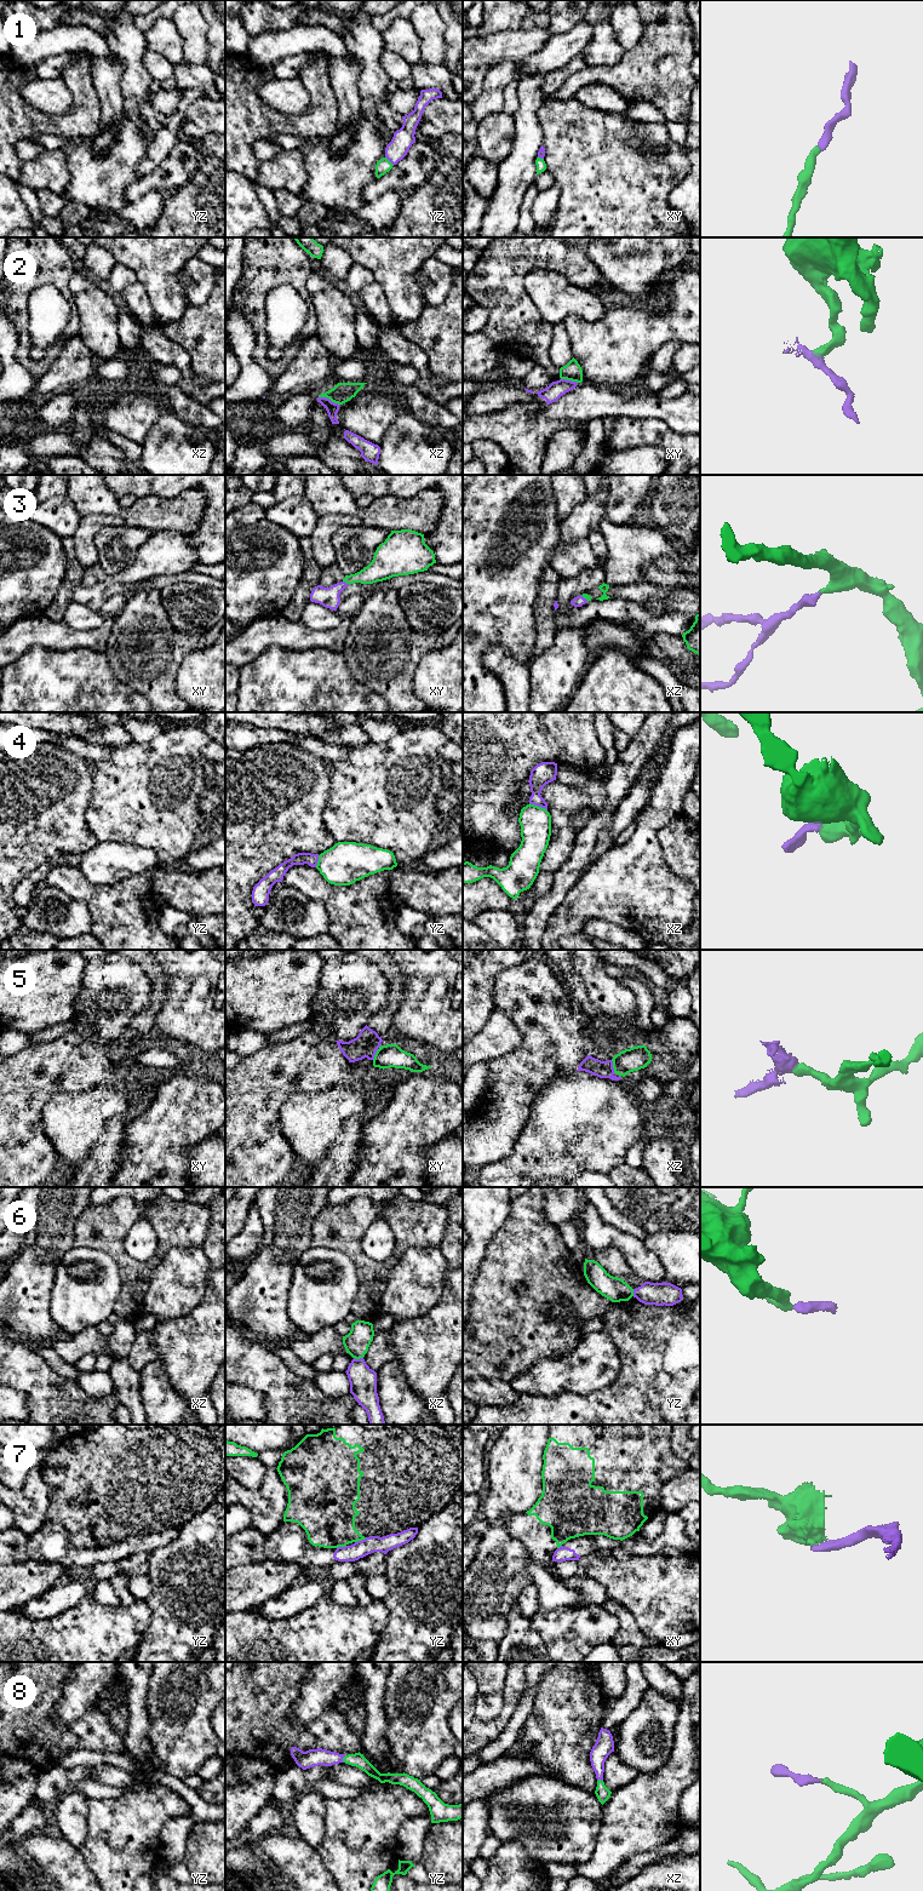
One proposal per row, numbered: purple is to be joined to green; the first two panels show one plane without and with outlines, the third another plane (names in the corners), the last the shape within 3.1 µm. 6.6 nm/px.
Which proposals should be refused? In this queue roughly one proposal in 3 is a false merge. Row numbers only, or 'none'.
2, 4, 6, 7

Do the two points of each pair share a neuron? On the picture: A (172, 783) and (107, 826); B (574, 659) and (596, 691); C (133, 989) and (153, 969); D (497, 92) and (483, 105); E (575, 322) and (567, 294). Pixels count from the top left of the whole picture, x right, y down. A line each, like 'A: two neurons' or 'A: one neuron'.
A: one neuron
B: two neurons
C: two neurons
D: one neuron
E: two neurons

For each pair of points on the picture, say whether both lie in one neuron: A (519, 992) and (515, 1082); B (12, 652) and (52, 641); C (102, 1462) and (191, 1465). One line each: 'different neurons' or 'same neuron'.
A: same neuron
B: same neuron
C: same neuron

